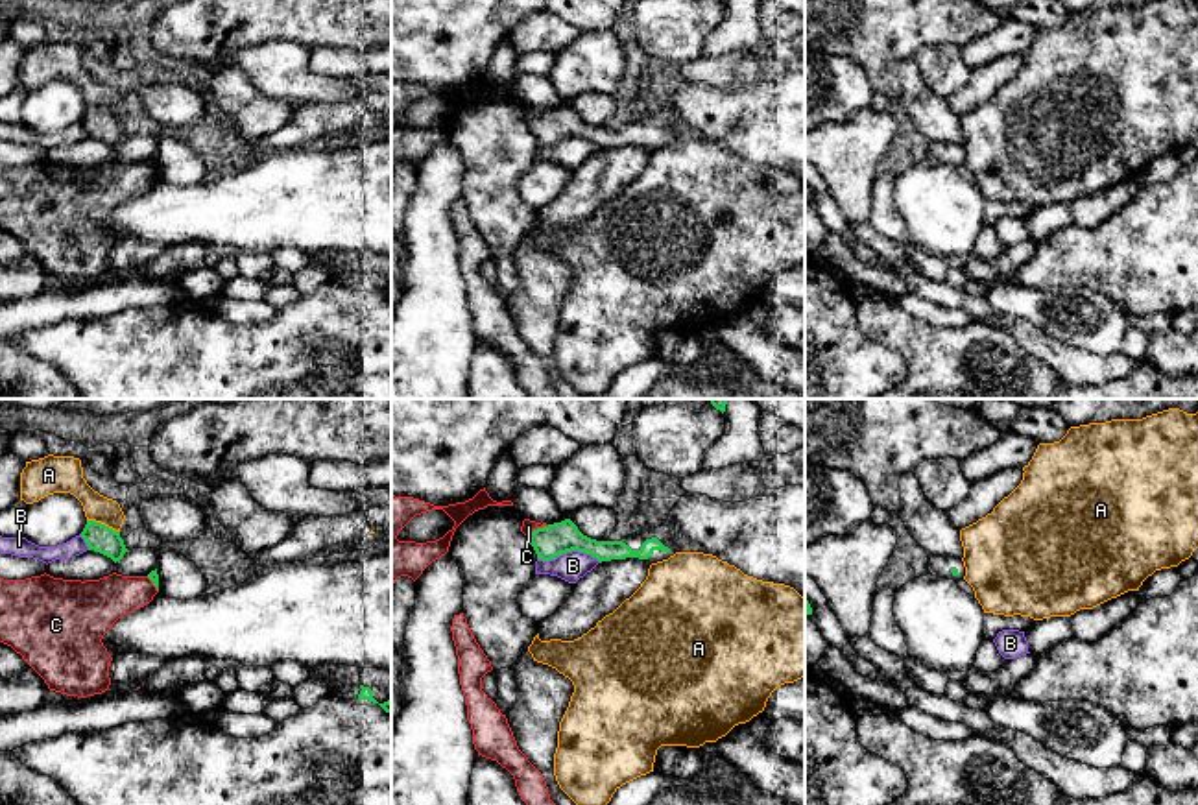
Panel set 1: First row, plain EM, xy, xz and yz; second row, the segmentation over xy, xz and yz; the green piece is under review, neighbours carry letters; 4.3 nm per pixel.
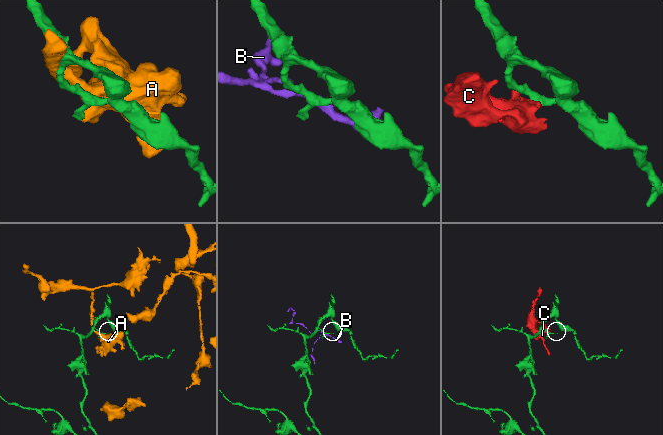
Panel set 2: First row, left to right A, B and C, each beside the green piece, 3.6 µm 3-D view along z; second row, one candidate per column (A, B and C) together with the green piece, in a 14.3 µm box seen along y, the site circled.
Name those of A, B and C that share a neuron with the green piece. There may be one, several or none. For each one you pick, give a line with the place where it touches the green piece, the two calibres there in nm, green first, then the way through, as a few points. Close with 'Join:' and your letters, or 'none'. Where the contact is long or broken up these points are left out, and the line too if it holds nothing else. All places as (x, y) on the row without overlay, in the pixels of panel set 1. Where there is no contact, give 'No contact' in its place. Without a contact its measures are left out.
Join: none

